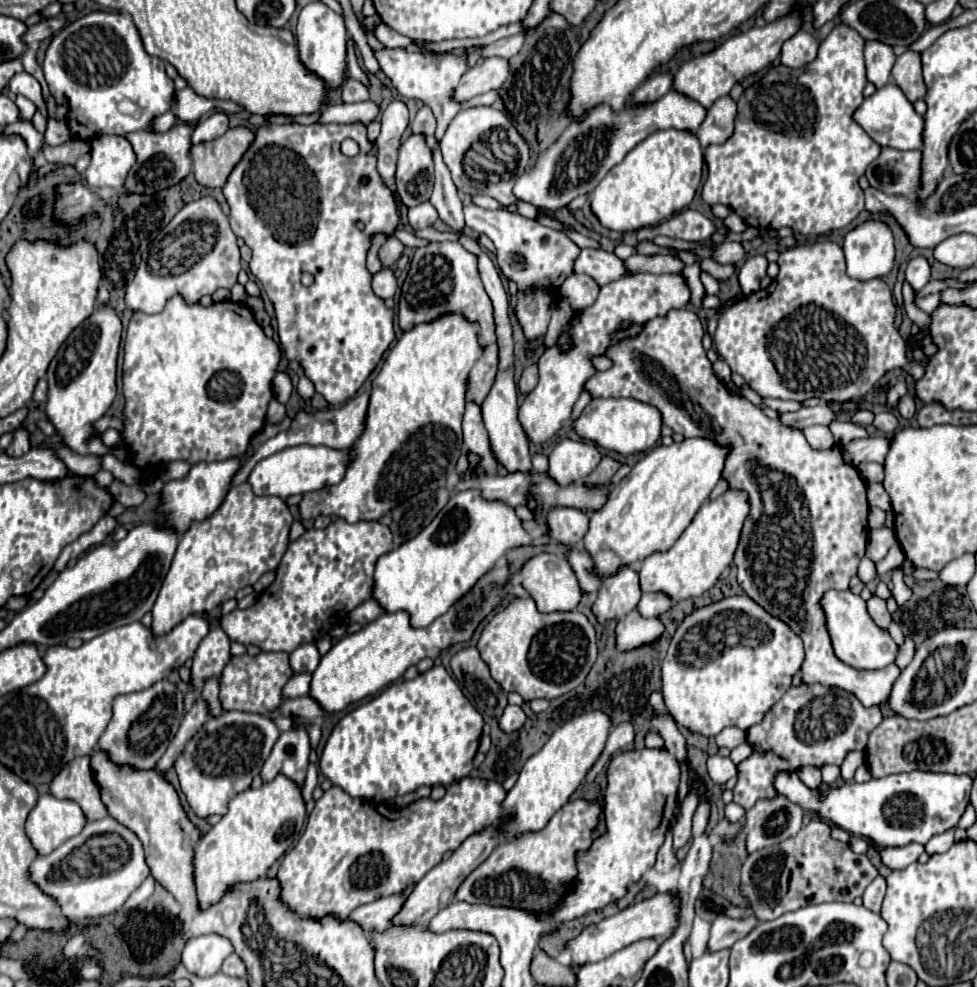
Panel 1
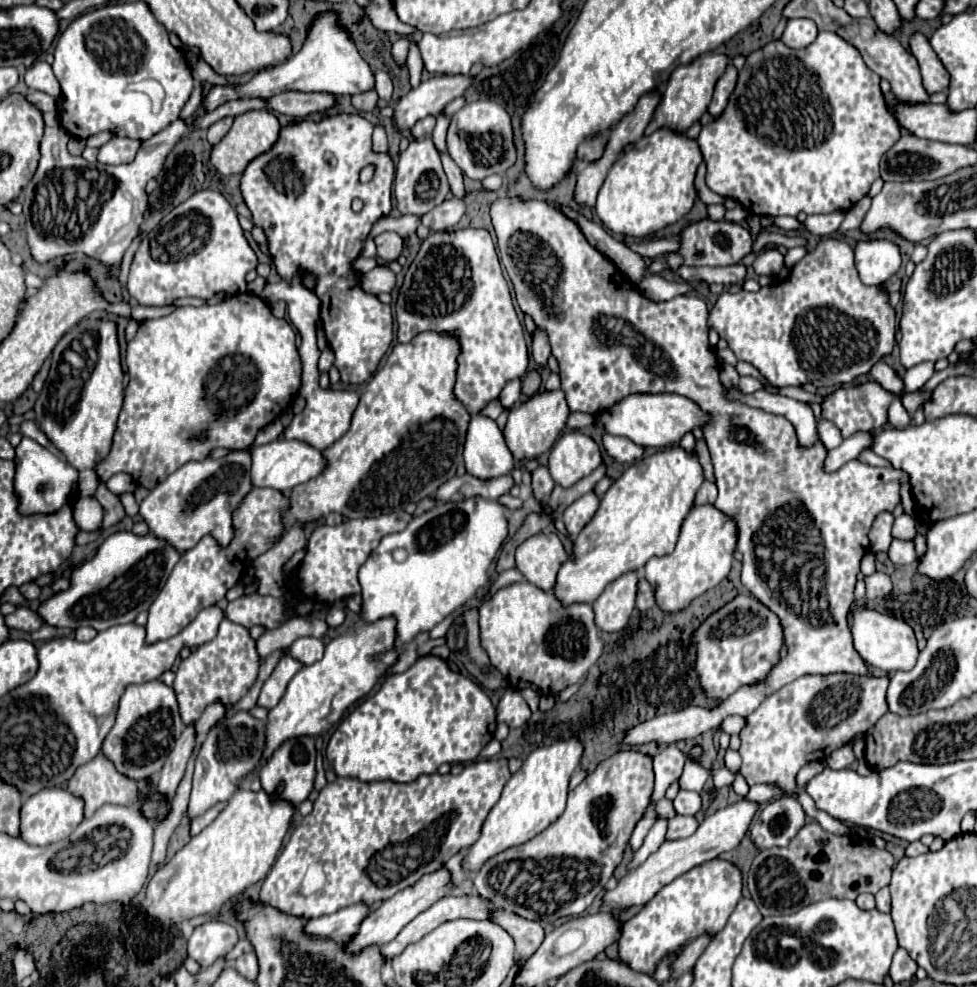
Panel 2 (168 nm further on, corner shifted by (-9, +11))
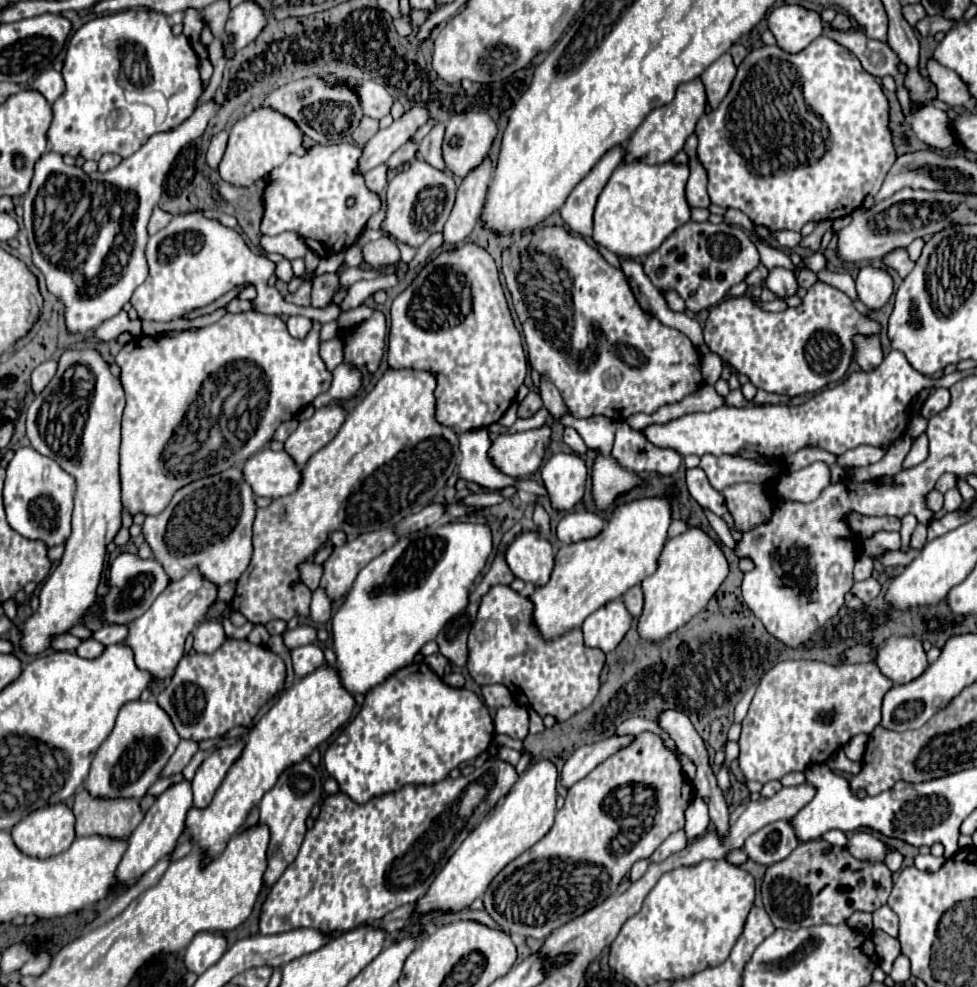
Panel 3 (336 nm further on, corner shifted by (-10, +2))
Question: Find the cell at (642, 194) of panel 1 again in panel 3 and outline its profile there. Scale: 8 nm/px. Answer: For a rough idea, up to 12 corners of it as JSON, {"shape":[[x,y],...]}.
{"shape":[[620,163],[594,241],[644,257],[690,221],[688,165]]}

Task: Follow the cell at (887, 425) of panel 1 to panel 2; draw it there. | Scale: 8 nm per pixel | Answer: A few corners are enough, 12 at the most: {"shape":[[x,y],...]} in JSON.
{"shape":[[913,392],[903,398],[909,414],[931,400],[931,392]]}

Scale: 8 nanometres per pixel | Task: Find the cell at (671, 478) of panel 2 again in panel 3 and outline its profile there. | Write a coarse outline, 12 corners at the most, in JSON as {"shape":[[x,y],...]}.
{"shape":[[674,495],[622,503],[530,593],[544,639],[658,569]]}

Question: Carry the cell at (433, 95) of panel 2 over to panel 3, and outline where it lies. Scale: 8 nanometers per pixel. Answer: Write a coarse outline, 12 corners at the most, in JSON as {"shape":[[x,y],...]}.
{"shape":[[414,105],[380,129],[360,157],[360,171],[386,163],[430,119]]}

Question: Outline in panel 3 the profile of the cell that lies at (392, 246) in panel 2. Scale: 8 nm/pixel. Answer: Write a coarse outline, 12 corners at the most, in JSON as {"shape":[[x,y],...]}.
{"shape":[[386,237],[364,245],[364,261],[374,269],[400,259]]}

